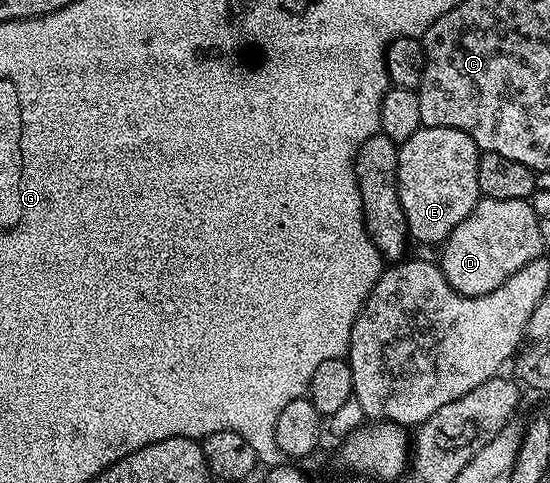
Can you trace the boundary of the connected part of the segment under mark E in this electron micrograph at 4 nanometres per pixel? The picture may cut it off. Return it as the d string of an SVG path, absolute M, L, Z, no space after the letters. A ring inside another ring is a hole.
M423 127L398 147L398 190L411 238L437 246L468 219L480 200L478 159L480 150L464 131L452 127Z

